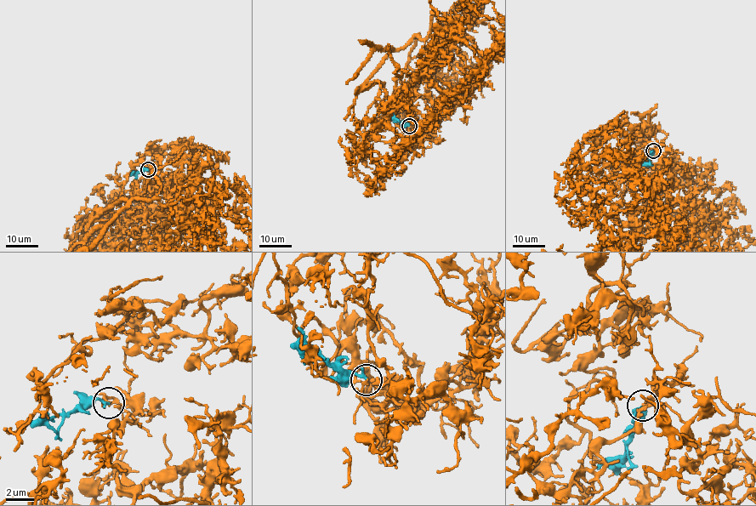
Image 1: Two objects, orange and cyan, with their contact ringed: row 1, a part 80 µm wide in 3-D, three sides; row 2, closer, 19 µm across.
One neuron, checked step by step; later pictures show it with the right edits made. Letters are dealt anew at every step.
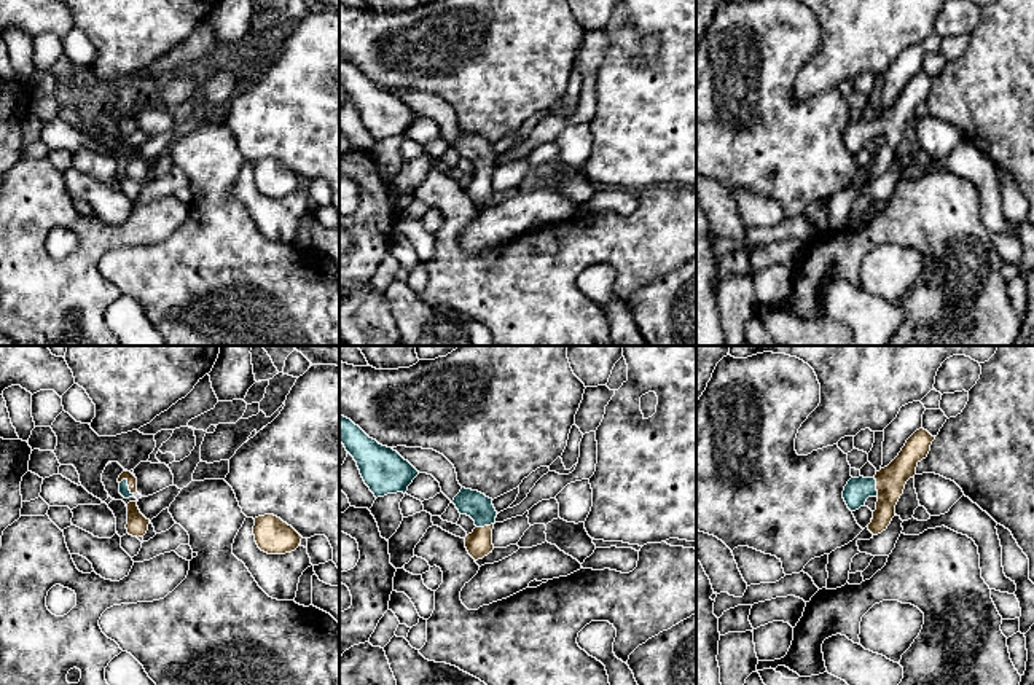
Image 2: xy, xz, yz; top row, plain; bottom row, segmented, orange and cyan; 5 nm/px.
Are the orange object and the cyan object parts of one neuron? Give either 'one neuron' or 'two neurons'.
one neuron

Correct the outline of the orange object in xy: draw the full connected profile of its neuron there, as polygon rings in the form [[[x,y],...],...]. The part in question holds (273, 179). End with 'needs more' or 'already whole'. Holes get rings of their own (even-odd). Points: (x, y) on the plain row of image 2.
[[[274,158],[255,161],[253,178],[258,191],[268,198],[285,198],[295,194],[301,178]]]; already whole

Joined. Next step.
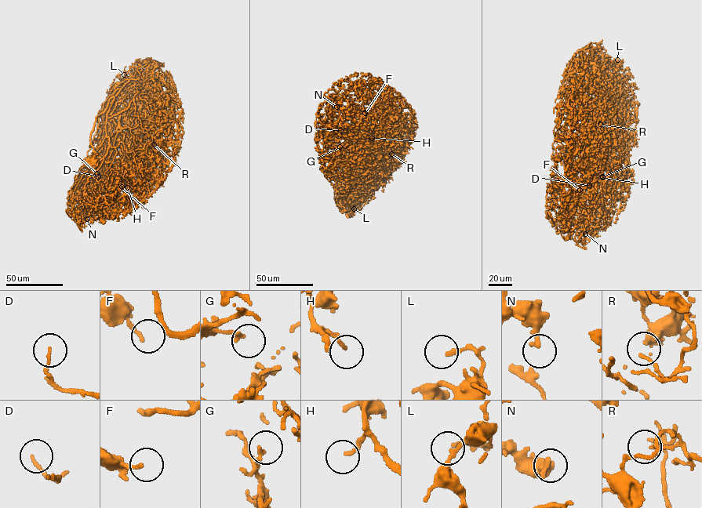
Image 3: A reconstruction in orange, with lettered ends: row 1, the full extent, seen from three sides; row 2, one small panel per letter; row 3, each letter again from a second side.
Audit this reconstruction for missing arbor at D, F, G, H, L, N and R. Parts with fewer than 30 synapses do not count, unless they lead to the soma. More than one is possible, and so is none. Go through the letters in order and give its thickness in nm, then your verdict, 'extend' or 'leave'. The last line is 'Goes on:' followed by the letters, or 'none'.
D: 120 nm | leave
F: 160 nm | leave
G: 180 nm | leave
H: 150 nm | leave
L: 160 nm | leave
N: 280 nm | leave
R: 110 nm | leave
Goes on: none

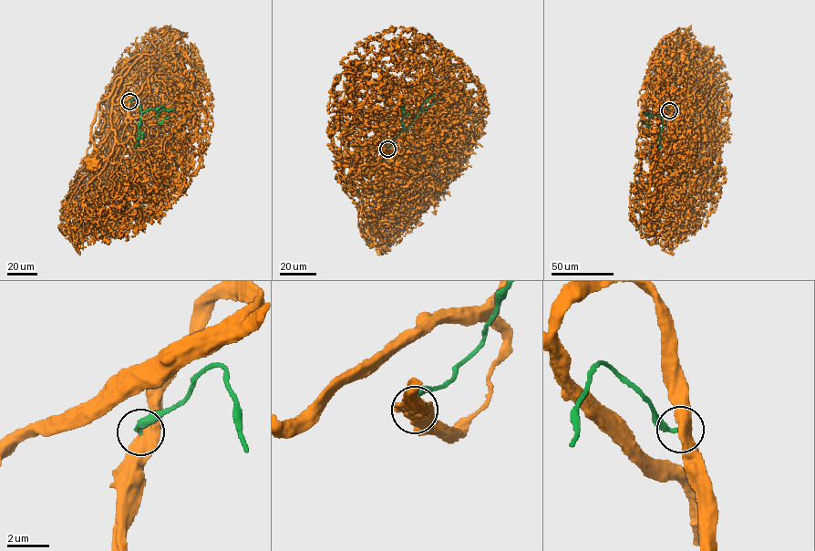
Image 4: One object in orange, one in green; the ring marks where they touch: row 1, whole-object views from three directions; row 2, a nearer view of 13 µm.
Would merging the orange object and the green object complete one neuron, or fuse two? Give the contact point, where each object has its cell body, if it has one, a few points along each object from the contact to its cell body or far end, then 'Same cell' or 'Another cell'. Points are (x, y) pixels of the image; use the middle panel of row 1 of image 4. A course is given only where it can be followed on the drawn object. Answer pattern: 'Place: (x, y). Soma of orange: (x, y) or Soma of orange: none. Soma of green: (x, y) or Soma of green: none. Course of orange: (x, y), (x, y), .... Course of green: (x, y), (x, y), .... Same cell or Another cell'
Place: (387, 149). Soma of orange: (352, 73). Soma of green: none. Course of orange: (387, 149), (396, 143), (372, 150), (368, 170), (353, 167), (348, 148), (357, 109), (352, 73). Course of green: (387, 149), (400, 132), (407, 128), (423, 102), (435, 95). Another cell

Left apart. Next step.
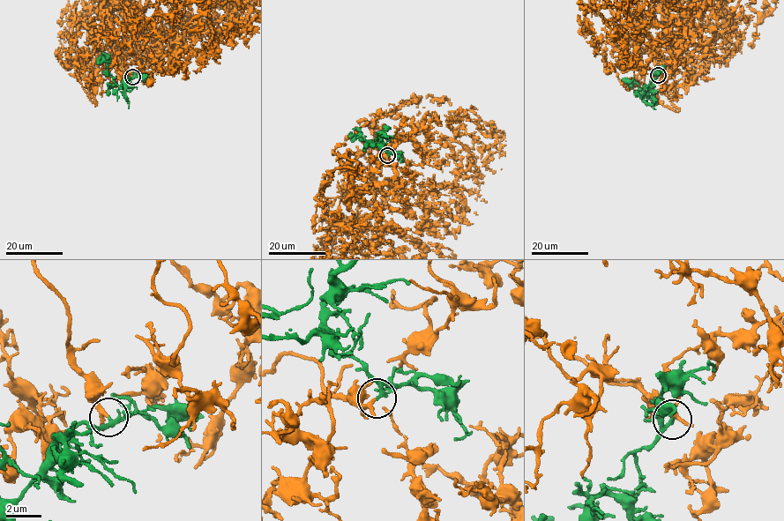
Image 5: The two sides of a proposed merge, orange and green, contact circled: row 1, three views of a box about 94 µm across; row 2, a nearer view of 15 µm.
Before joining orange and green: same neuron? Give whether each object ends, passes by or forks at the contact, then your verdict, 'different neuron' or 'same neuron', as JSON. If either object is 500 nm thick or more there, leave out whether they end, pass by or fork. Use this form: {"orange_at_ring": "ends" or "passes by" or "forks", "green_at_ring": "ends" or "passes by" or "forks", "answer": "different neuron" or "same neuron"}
{"orange_at_ring": "passes by", "green_at_ring": "passes by", "answer": "same neuron"}

